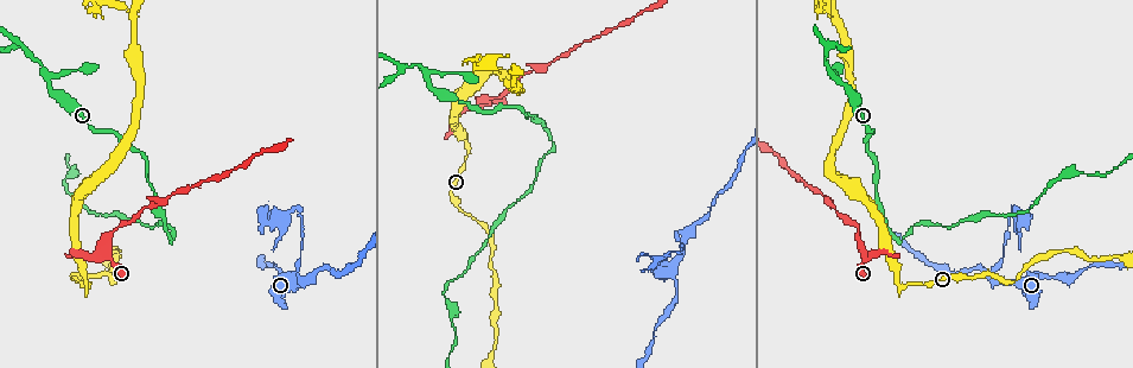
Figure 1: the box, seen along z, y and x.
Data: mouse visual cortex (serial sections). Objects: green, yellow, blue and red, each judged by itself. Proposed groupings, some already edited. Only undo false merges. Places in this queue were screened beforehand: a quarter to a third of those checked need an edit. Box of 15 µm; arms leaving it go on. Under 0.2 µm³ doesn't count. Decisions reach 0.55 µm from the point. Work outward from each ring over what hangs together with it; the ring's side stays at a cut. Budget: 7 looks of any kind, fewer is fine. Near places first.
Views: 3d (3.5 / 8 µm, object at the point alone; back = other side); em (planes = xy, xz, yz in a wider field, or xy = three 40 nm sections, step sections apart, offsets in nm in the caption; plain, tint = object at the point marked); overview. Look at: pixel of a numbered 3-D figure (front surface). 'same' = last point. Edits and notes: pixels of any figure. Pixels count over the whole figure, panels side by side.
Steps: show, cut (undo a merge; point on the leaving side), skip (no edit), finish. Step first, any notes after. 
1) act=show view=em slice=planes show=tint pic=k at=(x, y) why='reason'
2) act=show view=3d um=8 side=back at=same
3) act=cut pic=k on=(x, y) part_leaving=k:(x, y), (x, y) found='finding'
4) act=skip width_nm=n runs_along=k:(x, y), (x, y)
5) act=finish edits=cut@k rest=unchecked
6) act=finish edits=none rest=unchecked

act=show view=3d um=3.5 pic=1 at=(552, 141) why='abrupt turn'

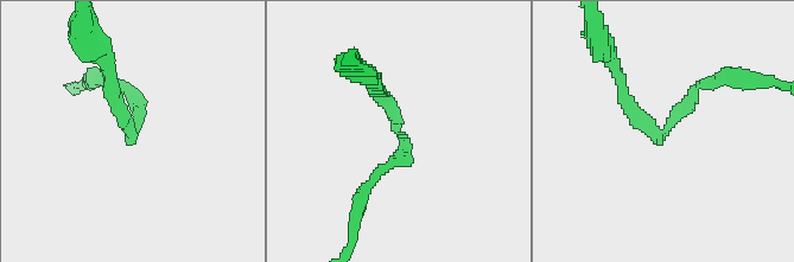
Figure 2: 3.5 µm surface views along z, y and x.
act=show view=em slice=xy step=2 show=tint pic=2 at=(395, 128) arm_widths_nm=150,200 why='shape alone is not enough'

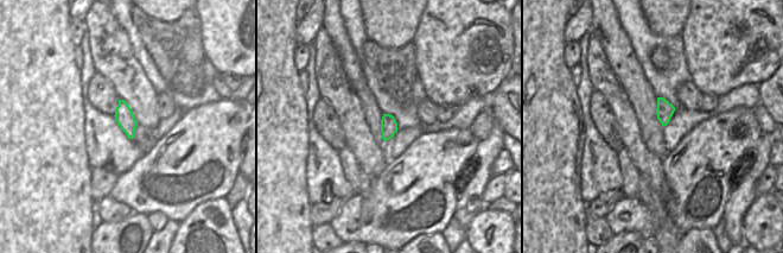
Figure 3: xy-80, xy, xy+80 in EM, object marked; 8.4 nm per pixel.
act=cut pic=2 on=(131, 90) part_leaving=2:(667, 125), (700, 84), (745, 81) found='a second cell is stuck on'

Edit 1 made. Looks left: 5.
act=show view=3d um=3.5 side=back pic=1 at=(86, 271) why='sharp bend'

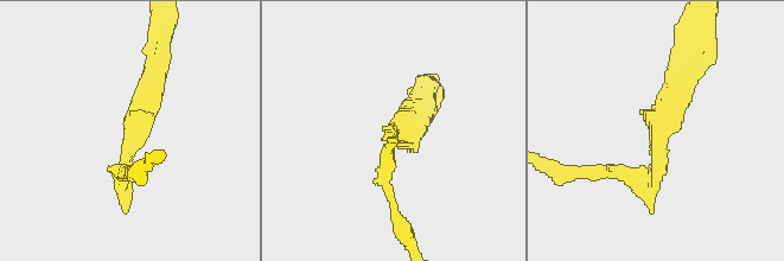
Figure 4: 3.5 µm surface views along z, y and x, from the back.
act=show view=em slice=xy step=1 show=tint pic=4 at=(659, 135) why='need the tissue'

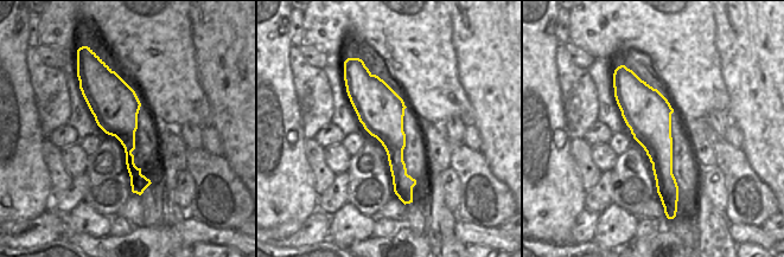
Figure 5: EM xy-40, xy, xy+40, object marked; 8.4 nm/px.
act=cut pic=4 on=(656, 129) width_nm=400 part_leaving=4:(652, 174), (658, 131), (686, 69) found='a second cell is stuck on'

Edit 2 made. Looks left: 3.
act=show view=overview why='see it whole again'

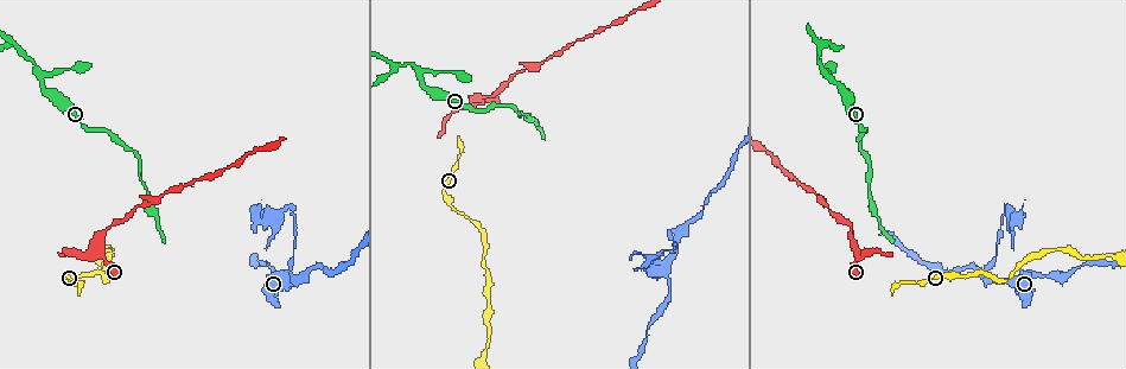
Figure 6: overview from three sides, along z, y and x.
act=show view=3d um=8 pic=6 at=(983, 278) why='a narrow waist'

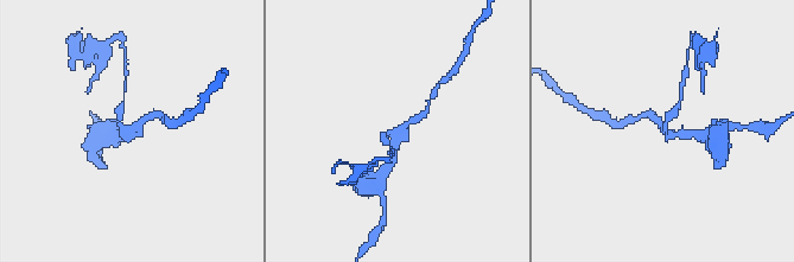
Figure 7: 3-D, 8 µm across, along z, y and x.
act=show view=em slice=xy step=5 show=tint pic=7 at=(664, 133)

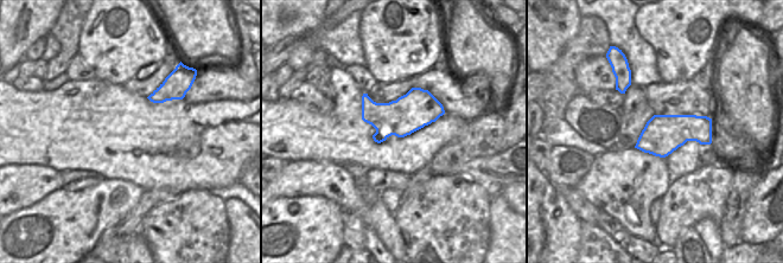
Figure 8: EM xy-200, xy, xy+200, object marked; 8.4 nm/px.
act=cut pic=7 on=(678, 107) part_leaving=7:(667, 123), (679, 103), (684, 75) found='two cells meet here'

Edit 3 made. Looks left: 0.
act=finish edits=cut@2,cut@4,cut@7 rest=unchecked

